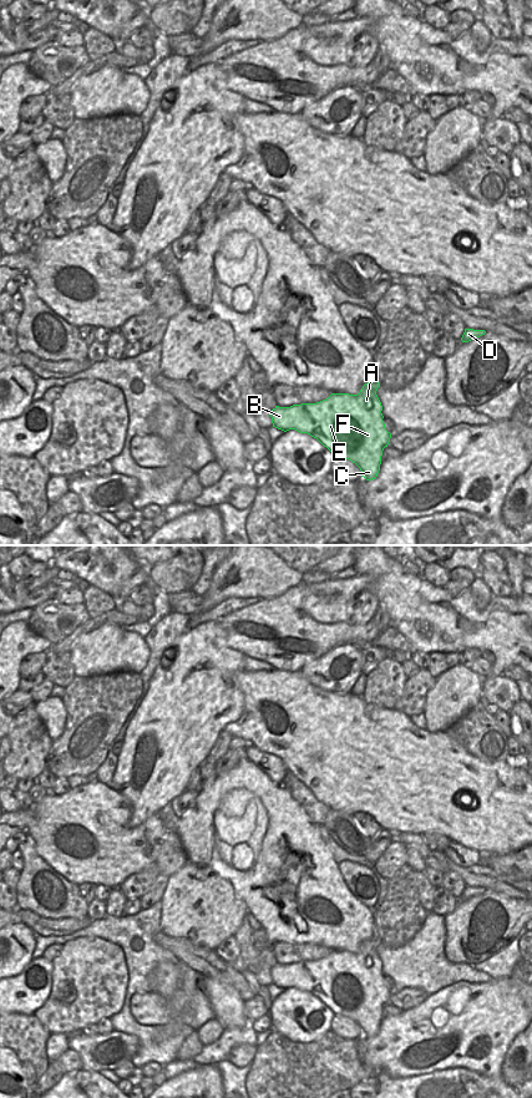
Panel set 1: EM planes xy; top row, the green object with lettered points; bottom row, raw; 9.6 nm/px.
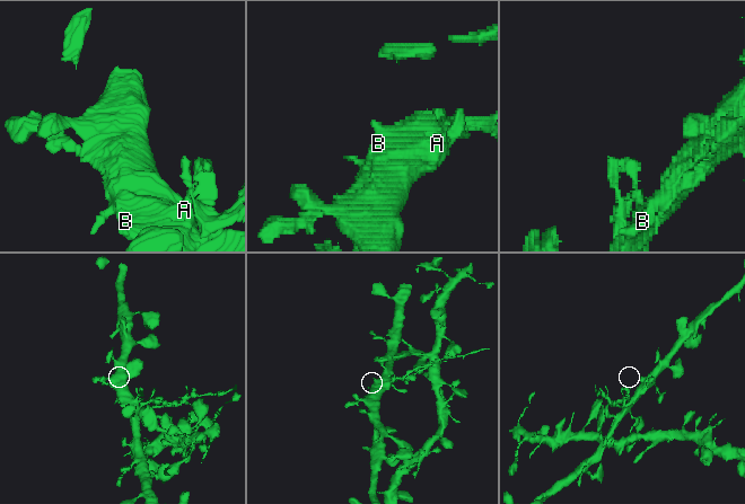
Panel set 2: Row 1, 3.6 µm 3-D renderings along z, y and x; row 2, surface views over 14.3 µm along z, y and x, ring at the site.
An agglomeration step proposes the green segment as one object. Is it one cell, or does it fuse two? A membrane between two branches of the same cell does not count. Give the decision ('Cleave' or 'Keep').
Cleave

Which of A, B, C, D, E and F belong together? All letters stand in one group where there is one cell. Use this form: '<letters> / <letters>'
A B C E F / D

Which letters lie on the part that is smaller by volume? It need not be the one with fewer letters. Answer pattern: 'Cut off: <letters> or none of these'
Cut off: D

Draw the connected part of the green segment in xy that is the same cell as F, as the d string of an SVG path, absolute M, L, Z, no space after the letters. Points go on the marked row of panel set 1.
M368 382L358 395L331 393L326 400L316 403L293 405L290 407L275 406L270 412L272 423L273 427L284 432L295 429L310 434L334 457L346 458L355 463L361 471L361 477L371 481L378 477L382 451L391 438L391 433L386 431L382 421L382 406L376 391L378 388L373 388L371 382Z

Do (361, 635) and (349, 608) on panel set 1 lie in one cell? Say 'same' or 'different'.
different

